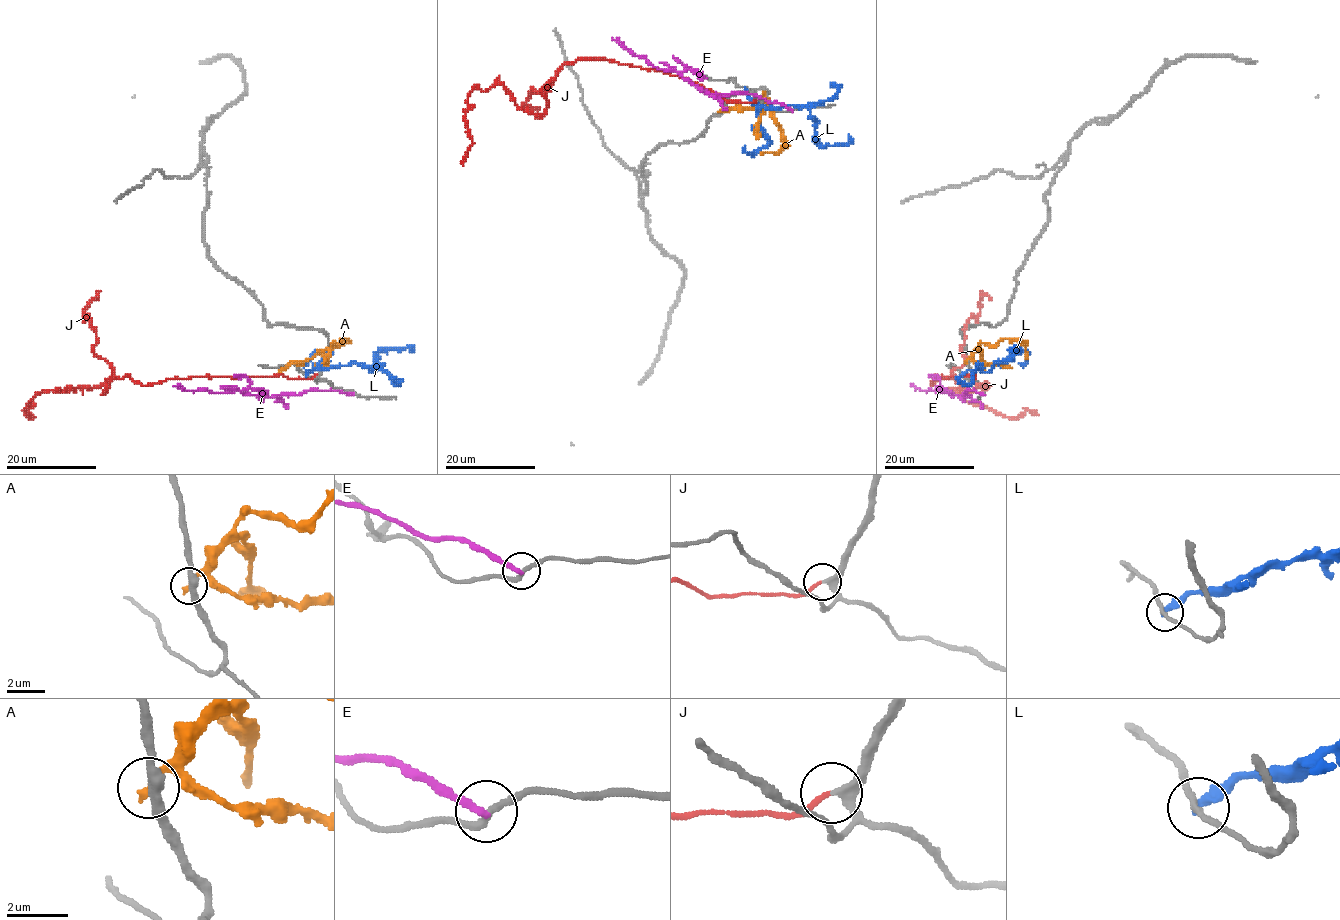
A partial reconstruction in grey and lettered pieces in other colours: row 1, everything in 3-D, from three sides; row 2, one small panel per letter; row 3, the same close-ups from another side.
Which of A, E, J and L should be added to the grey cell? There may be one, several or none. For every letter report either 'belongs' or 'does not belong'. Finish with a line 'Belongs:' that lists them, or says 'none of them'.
A: does not belong
E: does not belong
J: belongs
L: does not belong
Belongs: J

